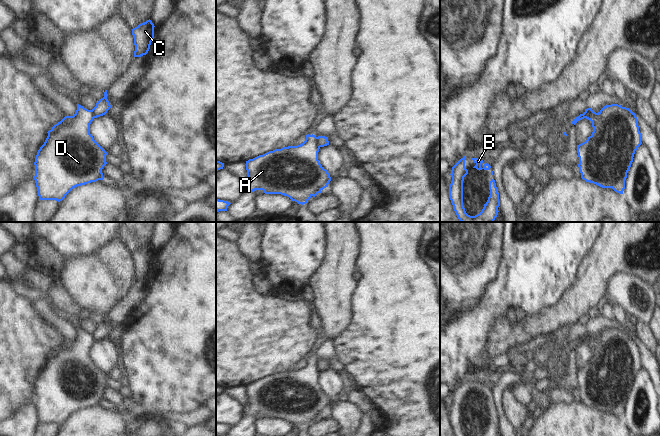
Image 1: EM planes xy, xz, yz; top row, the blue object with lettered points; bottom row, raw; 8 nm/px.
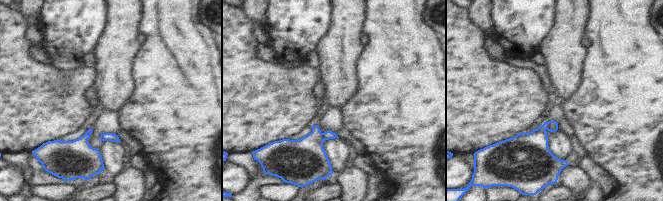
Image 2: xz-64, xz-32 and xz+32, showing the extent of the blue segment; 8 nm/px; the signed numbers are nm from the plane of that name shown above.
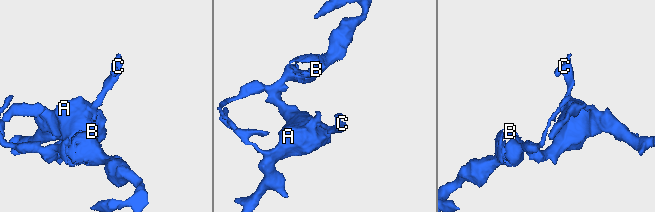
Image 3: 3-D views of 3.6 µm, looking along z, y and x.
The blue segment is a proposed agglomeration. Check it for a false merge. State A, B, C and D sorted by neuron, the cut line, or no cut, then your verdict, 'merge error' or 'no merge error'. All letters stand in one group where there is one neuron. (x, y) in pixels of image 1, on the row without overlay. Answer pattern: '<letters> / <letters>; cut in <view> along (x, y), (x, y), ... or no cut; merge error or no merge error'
A B D / C; cut in xz along (315, 361), (316, 368), (319, 371); merge error

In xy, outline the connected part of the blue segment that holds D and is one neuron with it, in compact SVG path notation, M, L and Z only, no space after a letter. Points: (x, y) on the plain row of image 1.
M77 328L73 340L65 340L49 354L44 368L35 382L35 400L39 424L62 425L75 411L98 404L103 404L102 393L107 388L108 378L90 358L90 348L94 340L88 334Z

